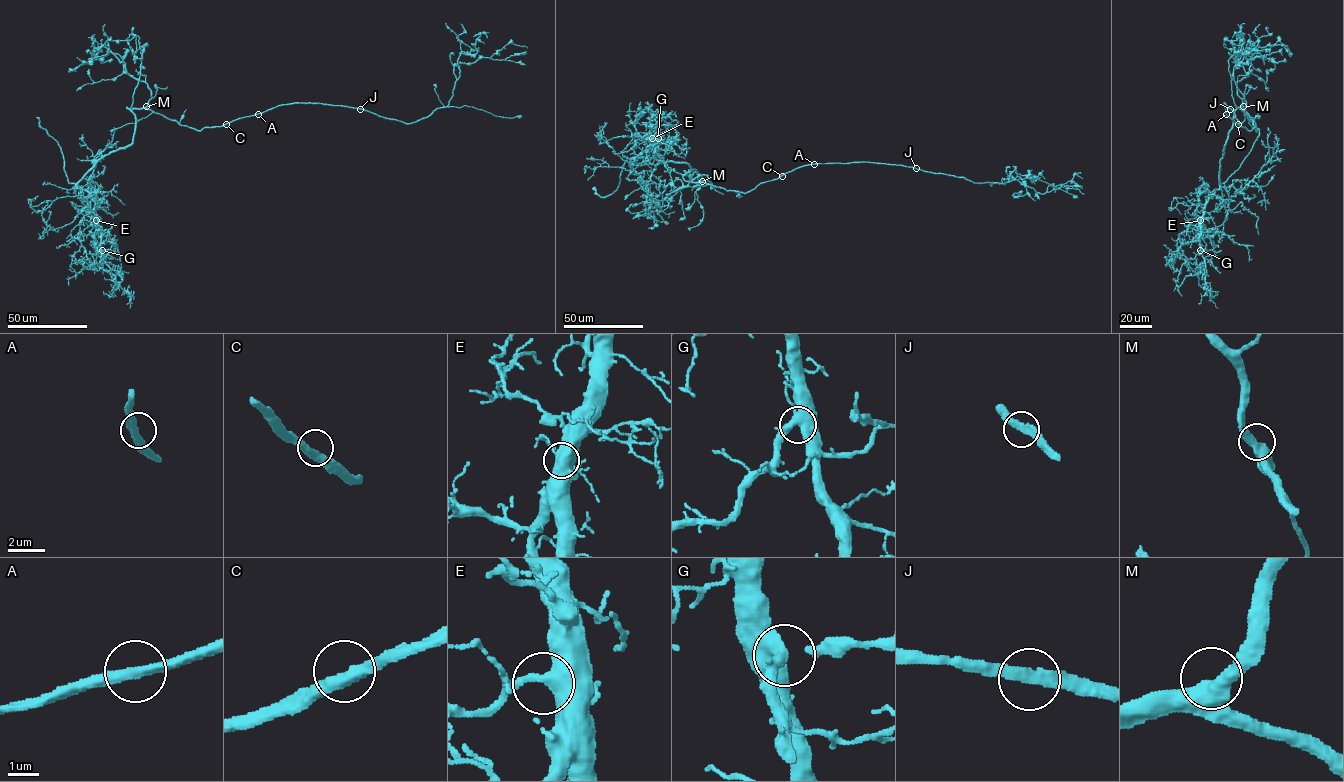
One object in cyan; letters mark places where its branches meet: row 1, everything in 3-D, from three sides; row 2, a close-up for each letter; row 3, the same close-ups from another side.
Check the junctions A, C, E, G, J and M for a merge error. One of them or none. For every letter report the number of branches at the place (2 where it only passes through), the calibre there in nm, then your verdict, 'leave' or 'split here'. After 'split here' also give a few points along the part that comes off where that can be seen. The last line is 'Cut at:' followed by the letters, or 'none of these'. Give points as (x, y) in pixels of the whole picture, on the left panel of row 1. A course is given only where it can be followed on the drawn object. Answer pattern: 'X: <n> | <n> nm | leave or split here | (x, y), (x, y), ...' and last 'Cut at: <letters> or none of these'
A: 2 | 360 nm | leave
C: 2 | 400 nm | leave
E: 2 | 440 nm | leave
G: 2 | 550 nm | leave
J: 2 | 320 nm | leave
M: 2 | 500 nm | leave
Cut at: none of these

